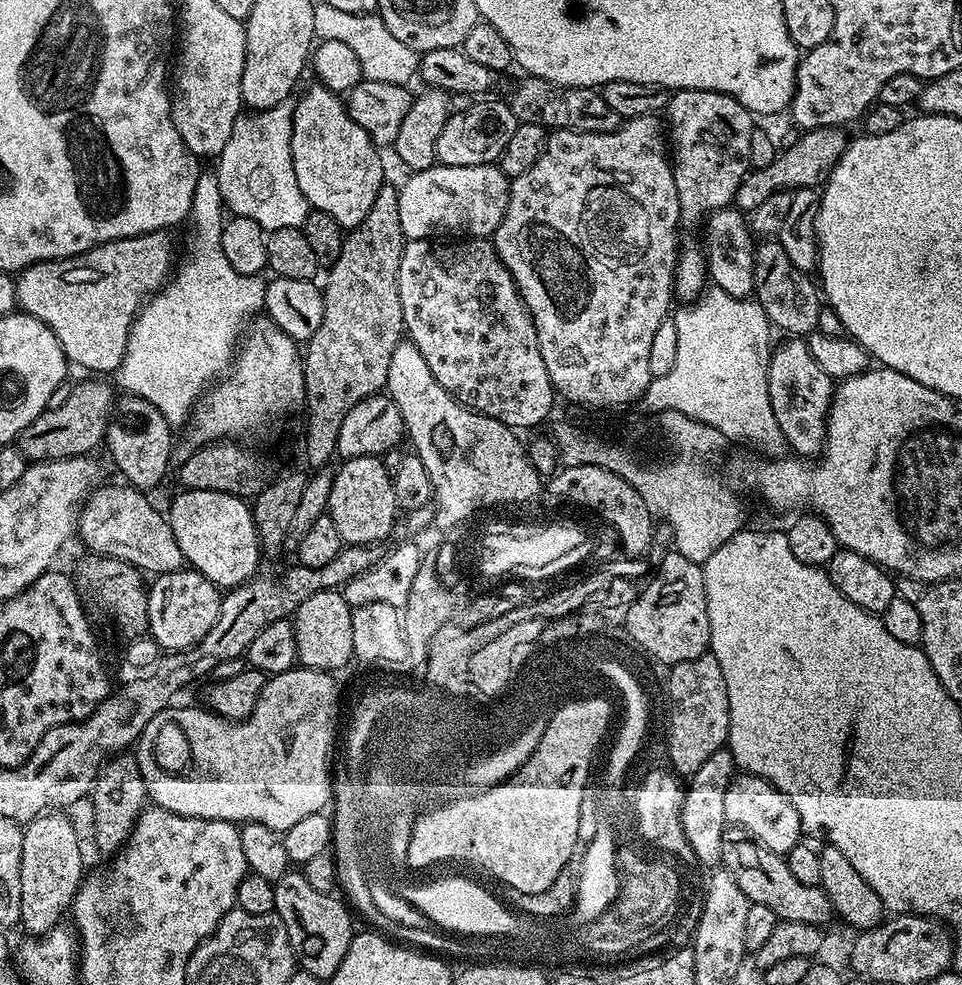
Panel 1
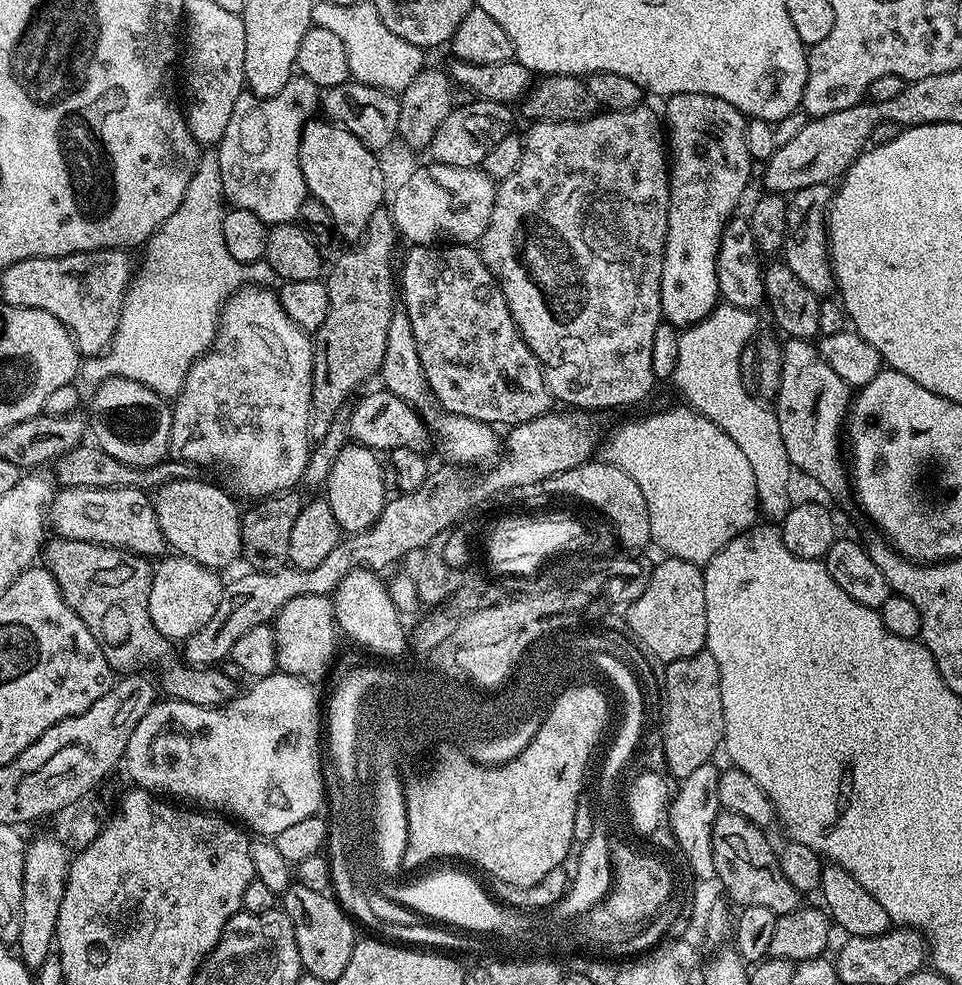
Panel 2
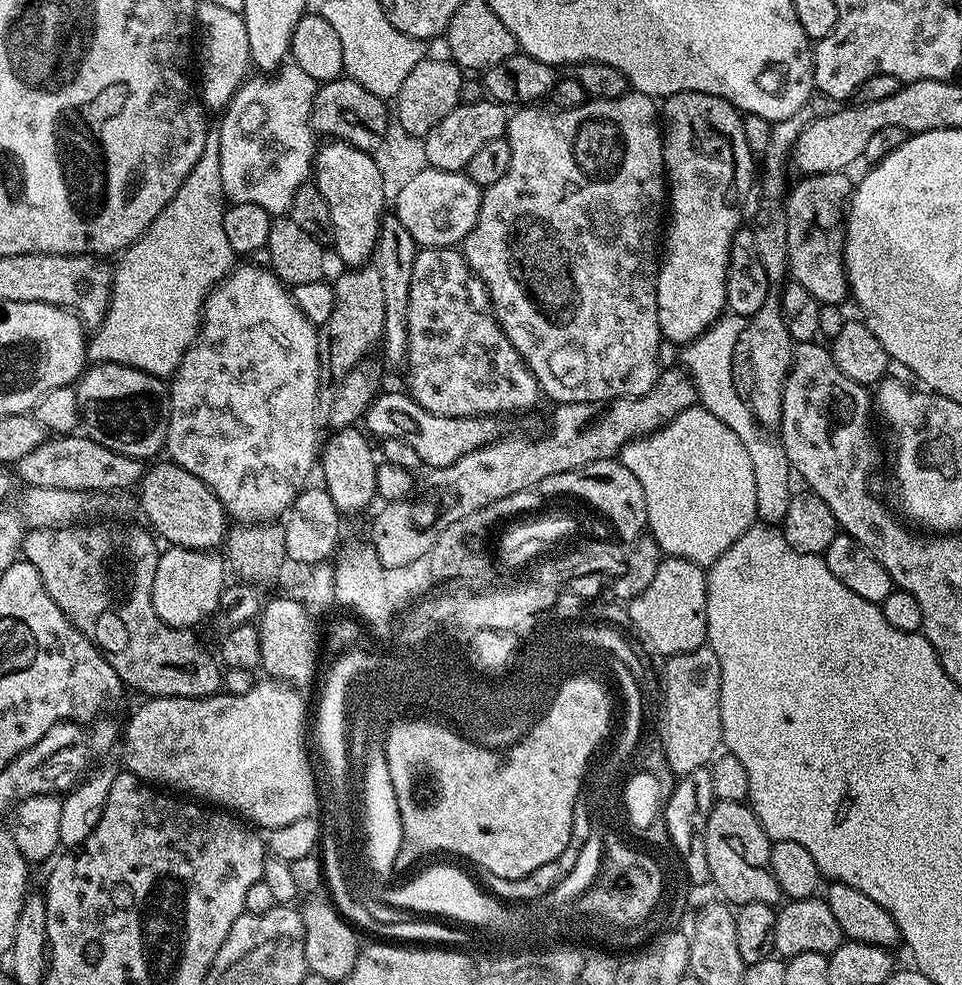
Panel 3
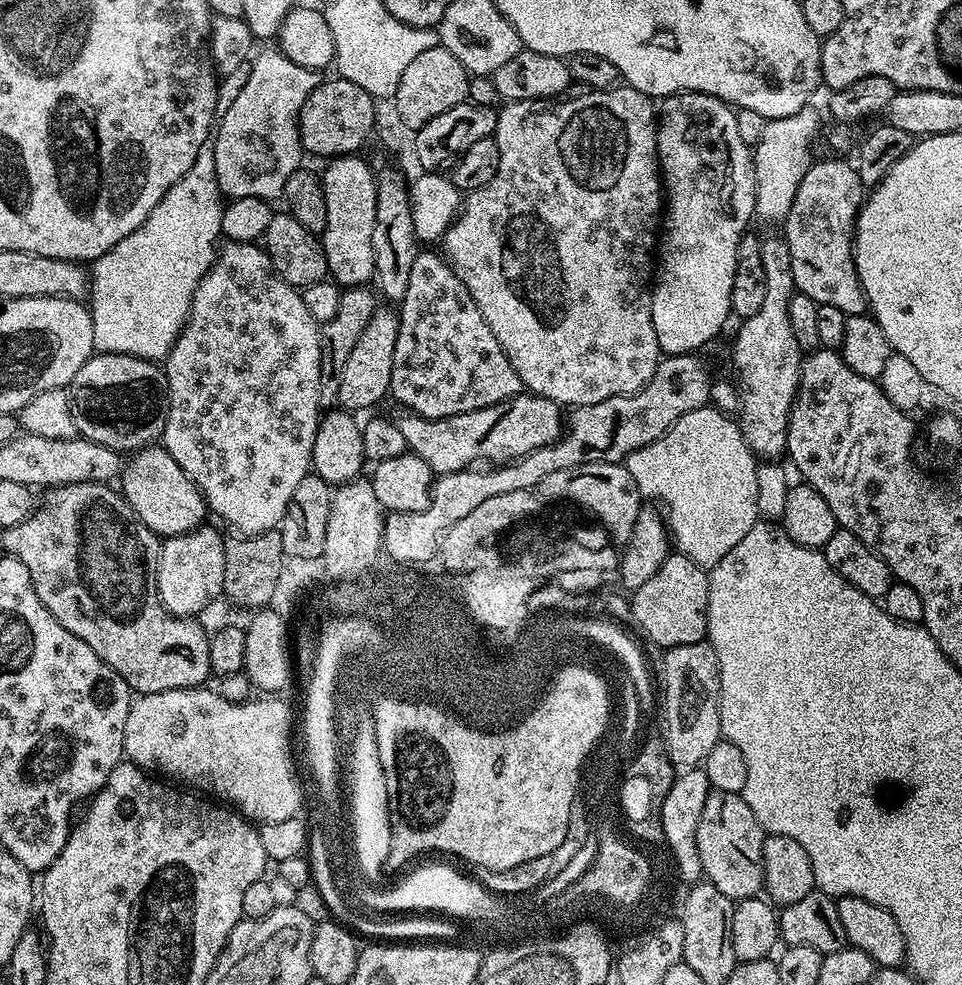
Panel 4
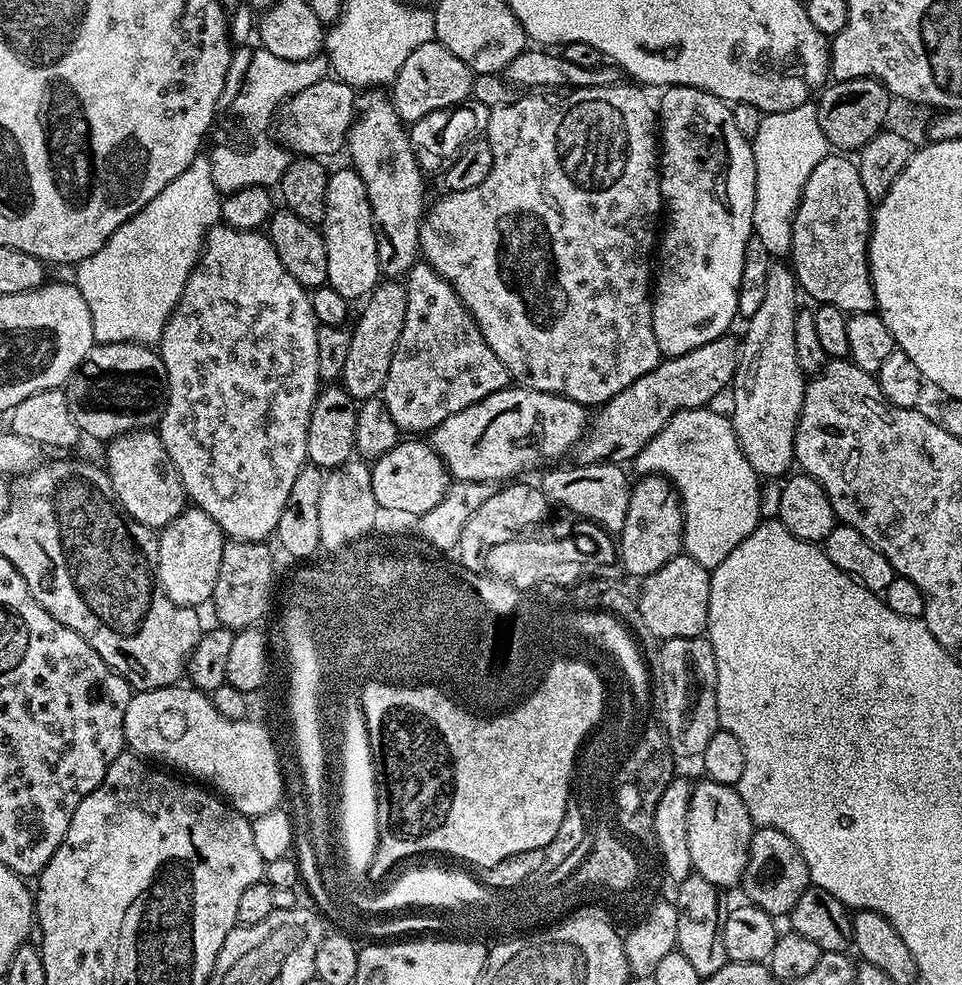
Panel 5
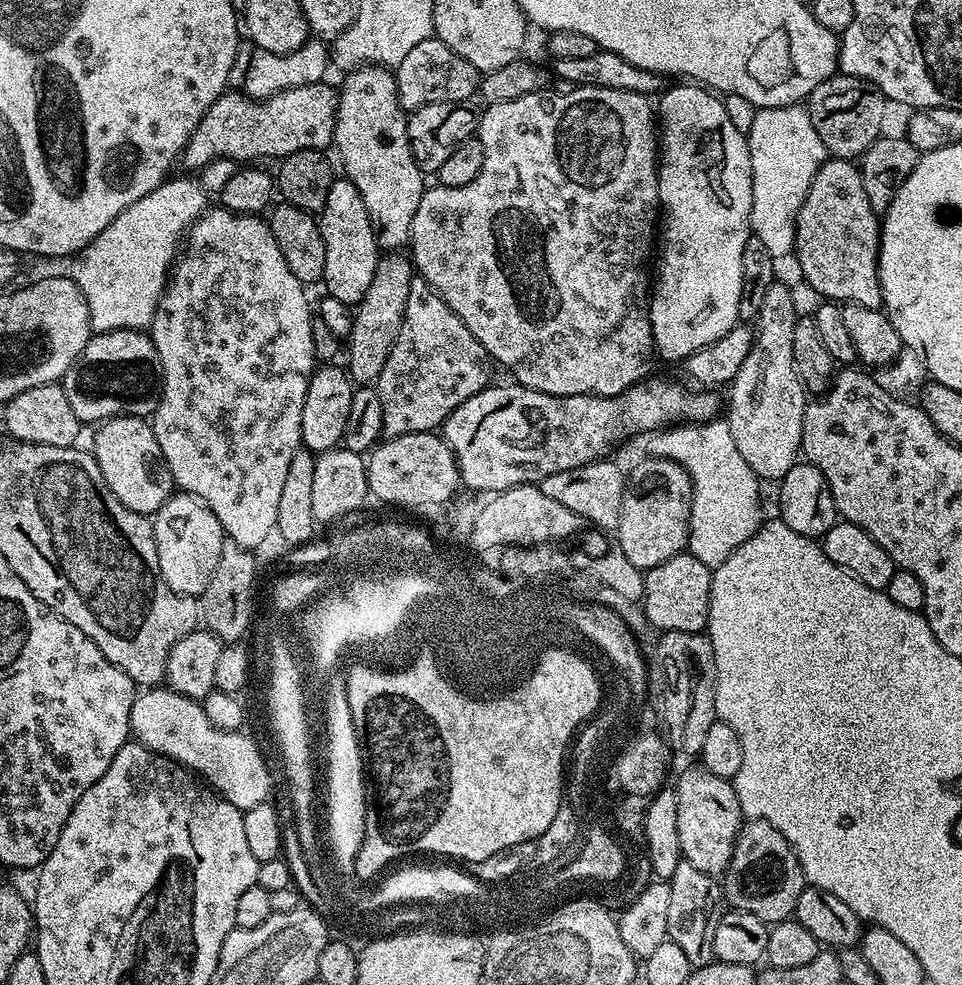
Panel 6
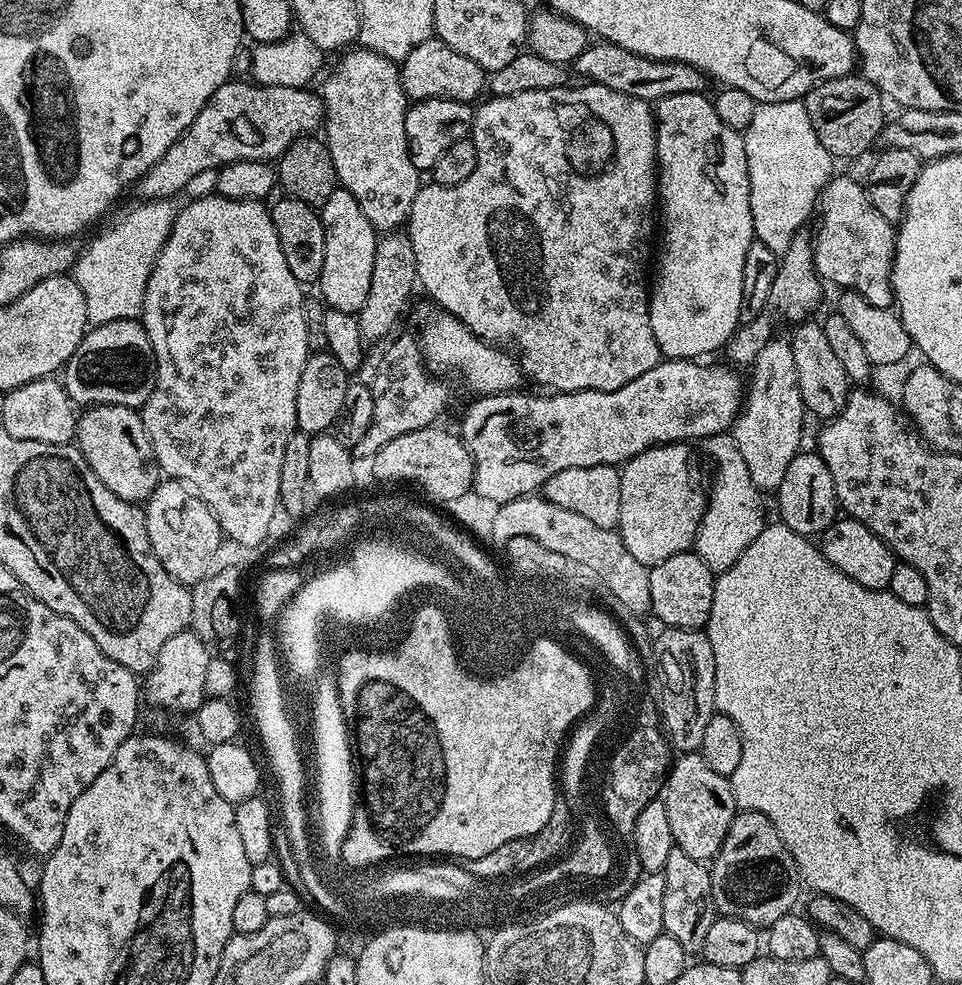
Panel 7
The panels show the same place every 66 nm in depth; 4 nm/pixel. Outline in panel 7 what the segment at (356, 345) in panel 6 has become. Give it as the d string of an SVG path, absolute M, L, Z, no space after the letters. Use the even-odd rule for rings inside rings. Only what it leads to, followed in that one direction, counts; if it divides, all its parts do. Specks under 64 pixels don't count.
M396 230L377 239L374 254L374 274L370 274L370 295L366 306L358 314L360 329L365 341L380 340L400 320L400 314L412 294L412 287L417 287L414 246L403 231Z

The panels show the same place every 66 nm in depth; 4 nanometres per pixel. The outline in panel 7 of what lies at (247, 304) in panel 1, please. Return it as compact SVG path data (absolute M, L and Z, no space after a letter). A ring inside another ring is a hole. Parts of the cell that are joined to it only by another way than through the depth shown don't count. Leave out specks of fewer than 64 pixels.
M145 199L132 208L117 224L112 224L96 237L85 252L77 255L74 279L86 298L89 325L115 320L135 320L143 313L146 286L154 270L154 262L176 221L175 199Z

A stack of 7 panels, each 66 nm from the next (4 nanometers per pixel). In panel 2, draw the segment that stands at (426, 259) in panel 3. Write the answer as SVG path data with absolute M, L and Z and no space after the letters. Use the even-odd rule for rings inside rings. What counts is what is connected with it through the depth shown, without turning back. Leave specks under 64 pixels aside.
M451 242L413 244L407 250L409 252L404 256L404 269L401 272L399 269L398 272L398 284L402 289L404 313L410 318L410 330L414 330L414 342L418 342L418 358L422 362L422 374L426 374L428 391L432 393L432 399L450 414L462 415L463 418L476 419L478 422L493 426L500 426L500 424L511 426L522 422L530 422L549 411L553 399L552 395L548 393L548 387L544 381L544 368L530 350L530 346L521 338L518 326L510 314L510 306L506 306L506 298L502 294L500 285L496 283L496 276L488 269L479 251L470 244L454 244Z

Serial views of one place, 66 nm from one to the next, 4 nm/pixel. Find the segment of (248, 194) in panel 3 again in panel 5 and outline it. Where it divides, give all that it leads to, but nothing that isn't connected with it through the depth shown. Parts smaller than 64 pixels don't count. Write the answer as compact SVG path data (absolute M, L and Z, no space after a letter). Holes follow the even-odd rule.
M255 49L245 72L244 80L234 98L234 112L240 118L240 126L248 135L248 148L244 146L222 146L212 160L211 174L216 189L221 195L228 195L245 189L246 186L279 185L291 155L280 142L270 136L270 124L274 122L279 108L296 93L300 93L315 82L327 79L330 69L327 55L321 54L302 62L290 62L277 58L270 51Z

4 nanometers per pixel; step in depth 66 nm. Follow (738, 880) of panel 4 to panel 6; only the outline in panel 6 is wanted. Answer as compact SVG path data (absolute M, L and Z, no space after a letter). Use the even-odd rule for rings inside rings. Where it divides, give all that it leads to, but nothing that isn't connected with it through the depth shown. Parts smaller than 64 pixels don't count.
M688 766L683 769L688 778L678 778L674 791L678 798L678 840L680 854L698 866L706 874L719 877L729 866L734 854L736 839L745 823L744 811L738 806L738 794L732 789L731 780L718 778L702 766ZM696 767L696 768L695 768ZM682 783L684 783L684 802L682 802Z

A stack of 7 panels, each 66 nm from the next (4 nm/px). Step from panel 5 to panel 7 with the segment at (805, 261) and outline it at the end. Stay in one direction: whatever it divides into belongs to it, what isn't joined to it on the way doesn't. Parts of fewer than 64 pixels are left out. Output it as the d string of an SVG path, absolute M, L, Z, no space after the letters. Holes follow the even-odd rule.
M833 175L827 186L820 191L818 201L818 220L816 236L812 240L812 252L816 255L816 272L821 281L837 284L837 289L857 292L874 306L892 308L892 259L896 256L897 229L882 214L878 214L874 202L870 202L868 189L863 183L851 180L848 176Z

